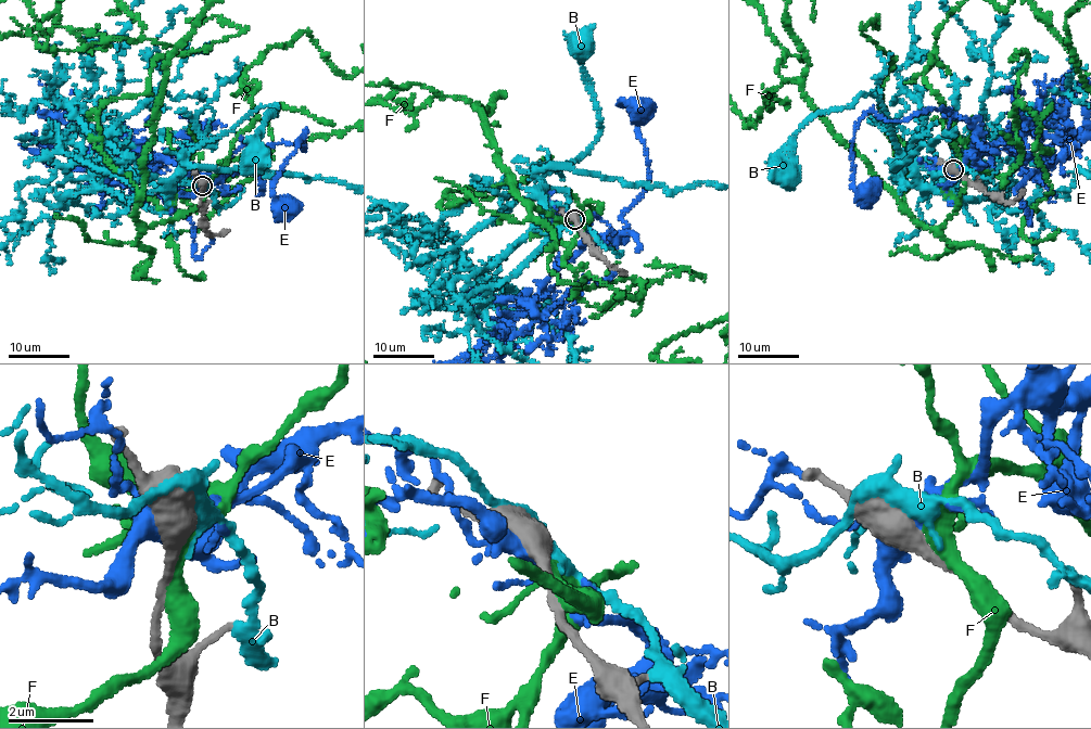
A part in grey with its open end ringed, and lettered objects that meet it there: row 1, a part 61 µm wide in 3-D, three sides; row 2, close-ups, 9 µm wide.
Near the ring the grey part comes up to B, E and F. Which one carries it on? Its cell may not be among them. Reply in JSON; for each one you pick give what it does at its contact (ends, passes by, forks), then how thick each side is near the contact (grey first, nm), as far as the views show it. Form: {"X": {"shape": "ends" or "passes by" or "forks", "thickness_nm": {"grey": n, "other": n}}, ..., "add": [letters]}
{"E": {"shape": "forks", "thickness_nm": {"grey": 600, "other": 400}}, "add": ["E"]}

